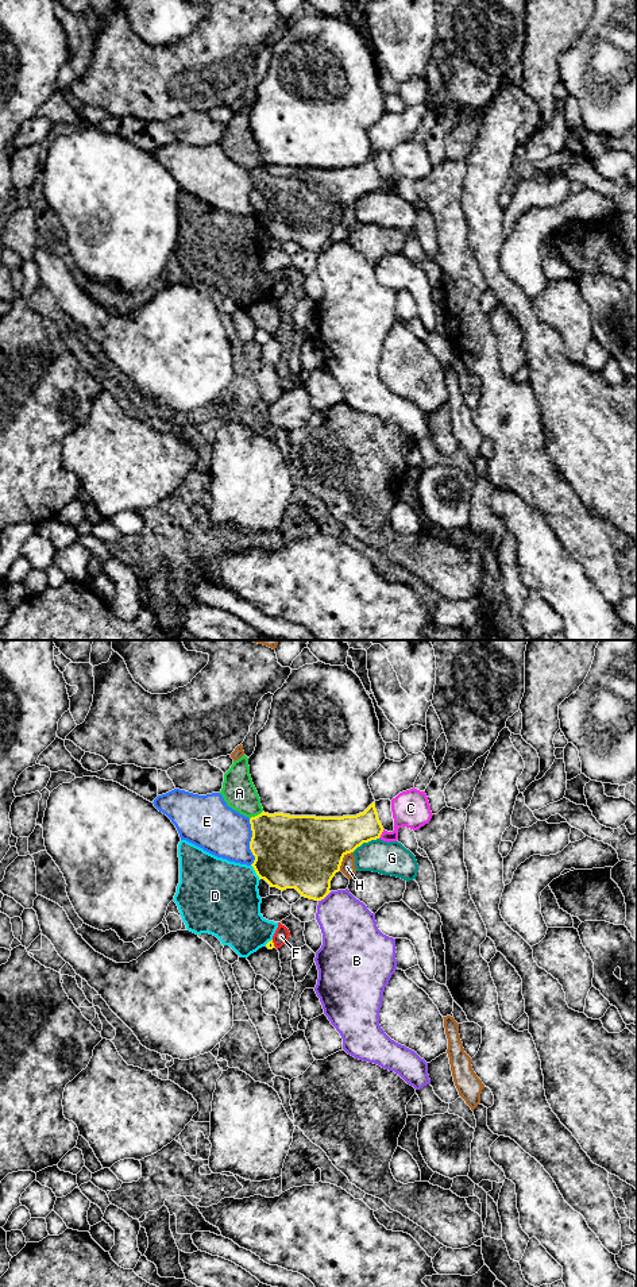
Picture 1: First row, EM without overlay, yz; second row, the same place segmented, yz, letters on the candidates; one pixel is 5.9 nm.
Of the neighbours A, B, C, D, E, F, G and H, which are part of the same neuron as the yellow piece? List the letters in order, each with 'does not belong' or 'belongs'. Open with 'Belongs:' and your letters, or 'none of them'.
Belongs: none of them
A: does not belong
B: does not belong
C: does not belong
D: does not belong
E: does not belong
F: does not belong
G: does not belong
H: does not belong

